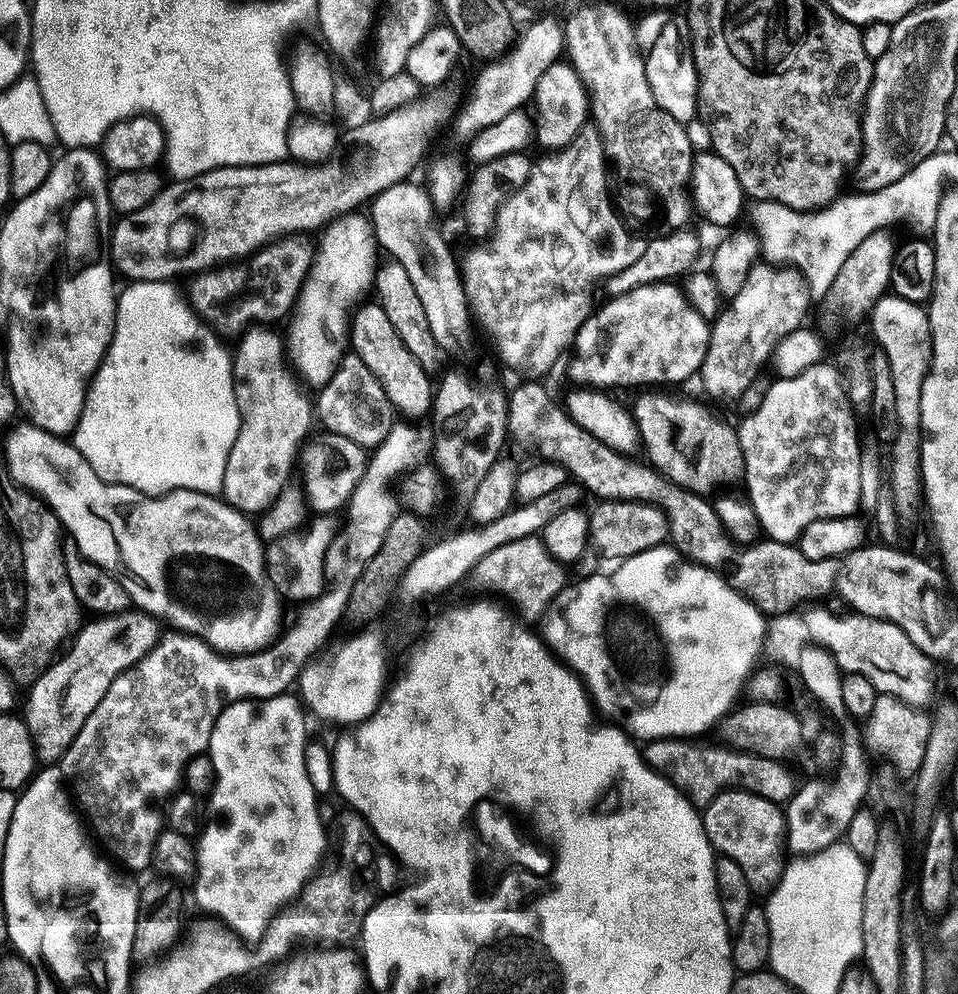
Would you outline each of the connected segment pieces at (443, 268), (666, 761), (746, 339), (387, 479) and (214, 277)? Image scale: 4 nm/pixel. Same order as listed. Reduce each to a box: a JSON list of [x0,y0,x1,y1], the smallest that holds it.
[[370,182,474,354],[642,738,794,809],[698,262,808,400],[344,423,430,540],[186,234,316,338]]

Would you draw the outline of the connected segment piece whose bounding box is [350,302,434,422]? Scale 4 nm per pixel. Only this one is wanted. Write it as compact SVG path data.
M376 302L363 303L354 314L350 322L350 348L360 361L378 378L386 398L392 404L397 413L400 412L409 421L416 422L419 416L427 417L432 411L432 397L434 395L434 384L430 374L406 350L406 342L398 338L398 330L390 326L390 318L386 318L386 310Z

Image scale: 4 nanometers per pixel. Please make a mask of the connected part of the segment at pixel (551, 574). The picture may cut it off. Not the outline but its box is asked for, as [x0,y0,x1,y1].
[470,534,565,622]

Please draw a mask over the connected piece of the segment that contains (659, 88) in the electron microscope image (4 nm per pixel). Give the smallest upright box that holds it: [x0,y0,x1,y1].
[644,19,698,126]

